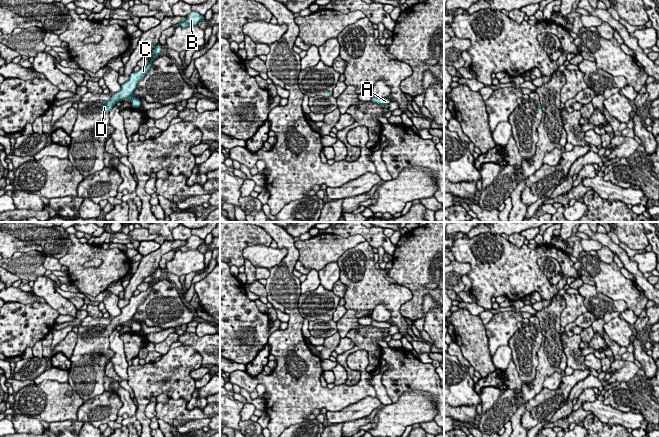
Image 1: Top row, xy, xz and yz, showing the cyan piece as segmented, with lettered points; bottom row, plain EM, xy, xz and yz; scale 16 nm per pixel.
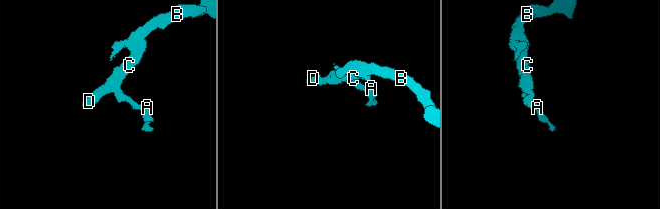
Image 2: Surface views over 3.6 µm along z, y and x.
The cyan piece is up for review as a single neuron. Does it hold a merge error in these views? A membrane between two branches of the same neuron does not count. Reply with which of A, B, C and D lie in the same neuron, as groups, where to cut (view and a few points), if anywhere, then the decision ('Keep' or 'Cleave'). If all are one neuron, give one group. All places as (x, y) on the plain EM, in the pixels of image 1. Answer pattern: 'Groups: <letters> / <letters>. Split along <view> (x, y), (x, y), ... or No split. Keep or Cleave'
Groups: A B C D. No split. Keep

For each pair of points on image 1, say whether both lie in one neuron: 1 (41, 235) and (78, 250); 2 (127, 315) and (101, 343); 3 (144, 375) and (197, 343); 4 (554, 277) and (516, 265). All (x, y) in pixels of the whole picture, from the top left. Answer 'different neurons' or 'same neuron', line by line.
1: different neurons
2: same neuron
3: different neurons
4: different neurons

